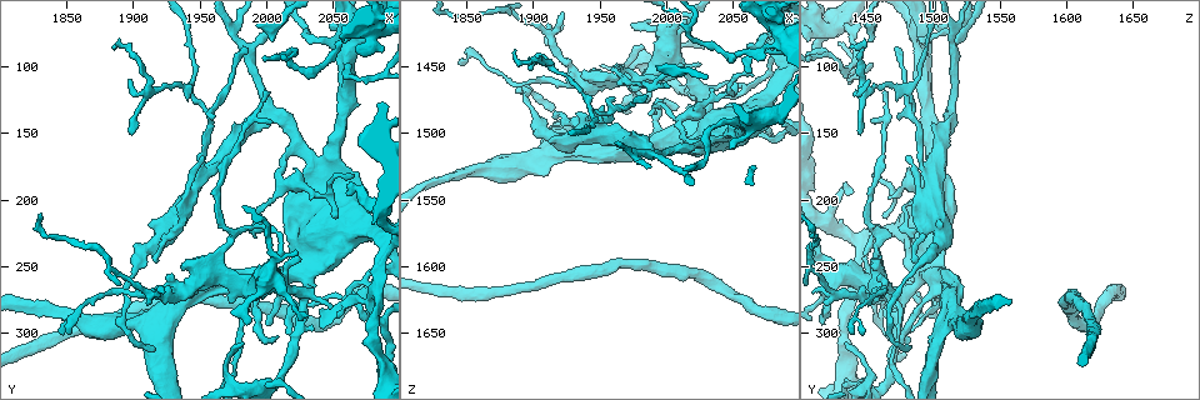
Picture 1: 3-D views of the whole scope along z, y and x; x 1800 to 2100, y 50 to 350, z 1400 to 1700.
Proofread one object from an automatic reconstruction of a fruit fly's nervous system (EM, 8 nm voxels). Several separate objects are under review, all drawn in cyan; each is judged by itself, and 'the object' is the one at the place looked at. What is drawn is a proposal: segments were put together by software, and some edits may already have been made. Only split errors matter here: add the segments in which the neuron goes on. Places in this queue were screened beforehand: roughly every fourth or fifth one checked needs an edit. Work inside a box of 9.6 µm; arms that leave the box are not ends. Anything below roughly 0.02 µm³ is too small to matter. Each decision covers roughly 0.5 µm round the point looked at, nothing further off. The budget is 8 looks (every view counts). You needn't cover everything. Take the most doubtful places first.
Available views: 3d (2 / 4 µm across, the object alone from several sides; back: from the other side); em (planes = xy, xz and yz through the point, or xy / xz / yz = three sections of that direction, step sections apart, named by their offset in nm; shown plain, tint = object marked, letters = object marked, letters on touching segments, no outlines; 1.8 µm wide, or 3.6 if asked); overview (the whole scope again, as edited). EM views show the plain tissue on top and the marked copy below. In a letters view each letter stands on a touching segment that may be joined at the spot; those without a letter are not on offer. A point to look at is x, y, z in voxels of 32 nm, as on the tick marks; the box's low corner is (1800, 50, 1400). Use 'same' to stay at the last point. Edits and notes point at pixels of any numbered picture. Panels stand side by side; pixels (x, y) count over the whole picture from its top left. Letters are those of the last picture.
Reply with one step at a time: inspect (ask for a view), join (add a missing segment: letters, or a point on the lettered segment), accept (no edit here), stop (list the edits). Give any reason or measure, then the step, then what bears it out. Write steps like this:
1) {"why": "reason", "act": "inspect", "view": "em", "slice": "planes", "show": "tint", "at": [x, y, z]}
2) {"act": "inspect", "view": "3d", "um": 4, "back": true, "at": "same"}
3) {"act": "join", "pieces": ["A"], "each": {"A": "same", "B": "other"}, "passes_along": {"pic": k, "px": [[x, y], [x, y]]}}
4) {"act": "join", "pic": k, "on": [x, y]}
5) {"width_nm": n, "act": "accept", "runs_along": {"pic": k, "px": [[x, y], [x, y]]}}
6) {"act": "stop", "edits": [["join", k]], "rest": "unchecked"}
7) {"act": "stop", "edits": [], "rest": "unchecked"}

{"why": "side arm on a straight run", "act": "inspect", "view": "3d", "um": 2, "back": true, "at": [1942, 264, 1462]}

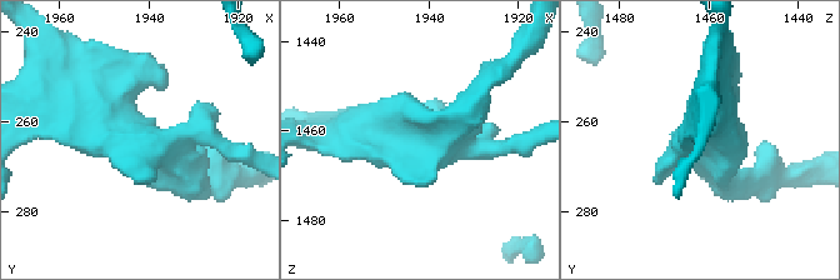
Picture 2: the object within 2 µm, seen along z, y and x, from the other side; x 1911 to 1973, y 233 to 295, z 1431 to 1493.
{"arms": 3, "act": "inspect", "view": "em", "slice": "planes", "show": "letters", "at": [1942, 263, 1460]}

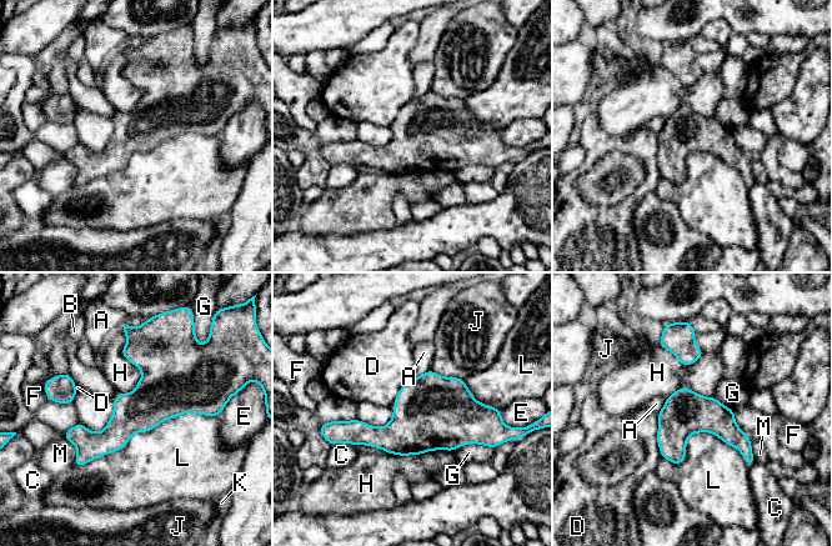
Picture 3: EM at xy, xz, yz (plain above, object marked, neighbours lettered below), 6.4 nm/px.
{"longest_contact_nm": ["L", 1000], "act": "accept", "each": {"A": "other", "B": "other", "C": "other", "D": "other", "E": "other", "F": "other", "G": "other", "H": "other", "J": "other", "K": "other", "L": "other", "M": "other"}, "border": {"pic": 3, "px": [[120, 327], [141, 372], [125, 394]]}, "found": "none of them fits"}

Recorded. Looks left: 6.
{"why": "tapers out", "act": "inspect", "view": "em", "slice": "planes", "show": "letters", "at": [1952, 170, 1478]}

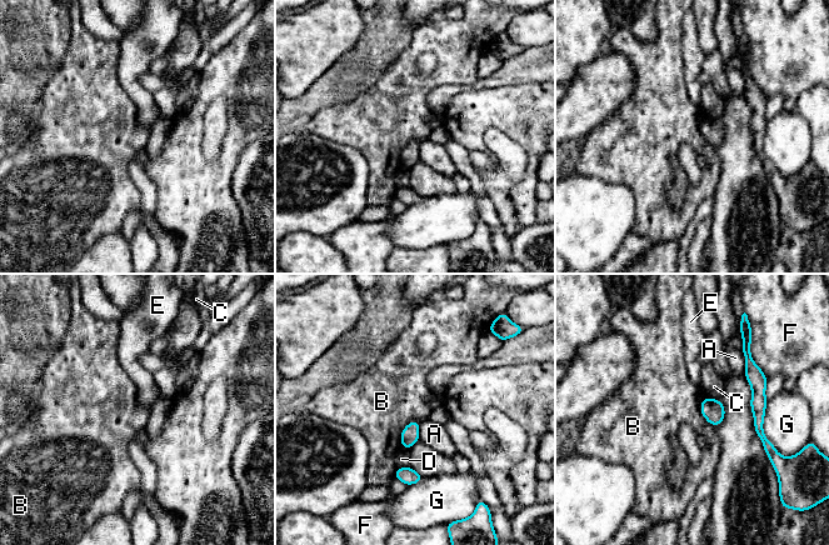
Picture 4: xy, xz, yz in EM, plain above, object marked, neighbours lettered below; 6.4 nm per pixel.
{"act": "accept", "each": {"A": "other", "B": "other", "C": "other", "D": "other", "E": "other", "F": "other", "G": "other"}, "found": "no lettered segment goes on from it"}

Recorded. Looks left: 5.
{"why": "branch stops here", "act": "inspect", "view": "3d", "um": 4, "at": [2018, 298, 1478]}

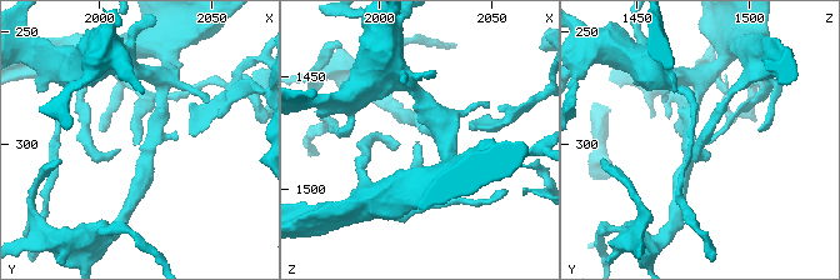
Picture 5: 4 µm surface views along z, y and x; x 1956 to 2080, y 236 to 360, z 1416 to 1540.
{"act": "inspect", "view": "em", "slice": "planes", "show": "letters", "at": [2017, 300, 1479]}

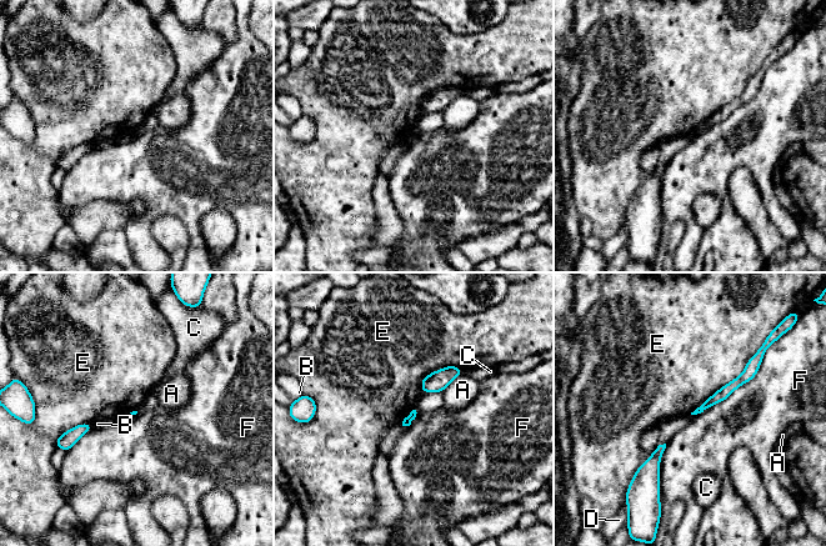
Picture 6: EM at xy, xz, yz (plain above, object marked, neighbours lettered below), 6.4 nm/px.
{"longest_contact_nm": ["E", 600], "act": "accept", "each": {"A": "other", "B": "other", "C": "other", "D": "other", "E": "other", "F": "other"}, "border": {"pic": 6, "px": [[756, 352], [737, 376], [690, 412]]}, "found": "no lettered segment goes on from it"}

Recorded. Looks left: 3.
{"act": "stop", "edits": [], "rest": "unchecked"}

